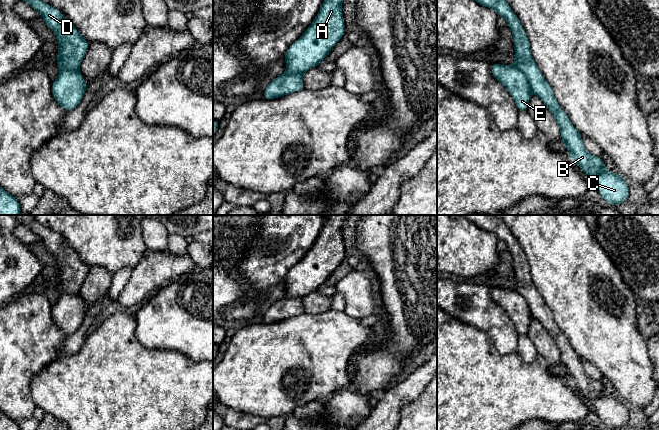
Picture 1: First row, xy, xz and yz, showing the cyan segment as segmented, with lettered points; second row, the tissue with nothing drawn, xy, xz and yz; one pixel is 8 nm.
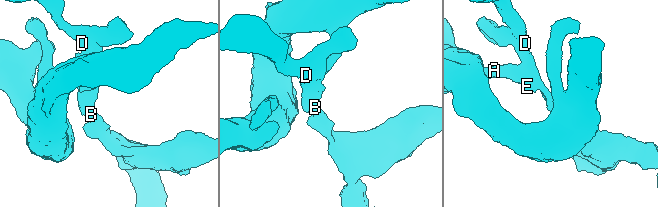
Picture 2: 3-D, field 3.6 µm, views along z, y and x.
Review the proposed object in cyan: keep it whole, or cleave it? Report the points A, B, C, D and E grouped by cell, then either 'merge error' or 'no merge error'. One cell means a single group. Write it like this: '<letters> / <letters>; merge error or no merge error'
A E / B C D; merge error

